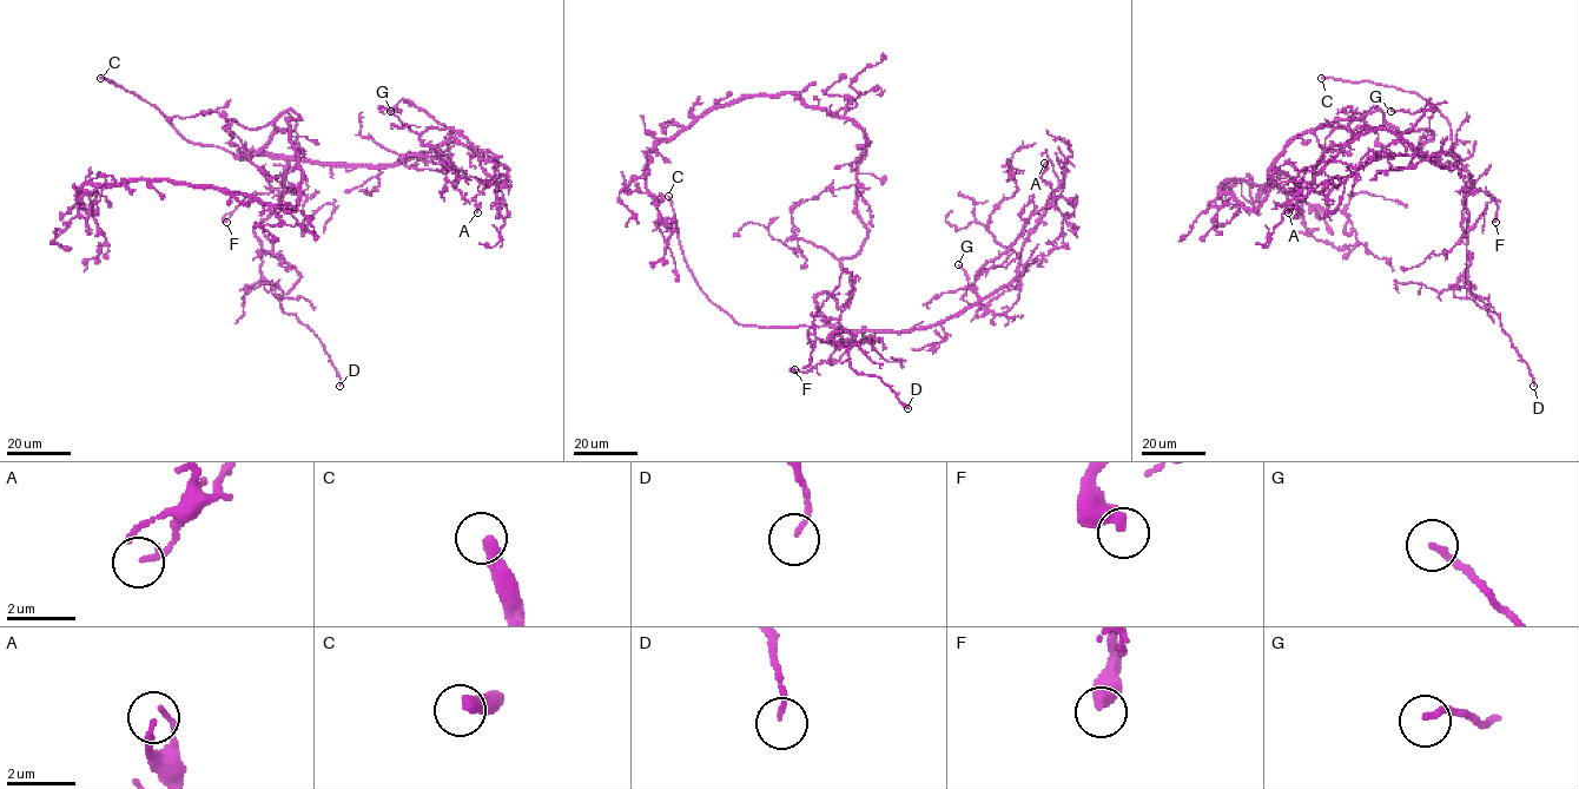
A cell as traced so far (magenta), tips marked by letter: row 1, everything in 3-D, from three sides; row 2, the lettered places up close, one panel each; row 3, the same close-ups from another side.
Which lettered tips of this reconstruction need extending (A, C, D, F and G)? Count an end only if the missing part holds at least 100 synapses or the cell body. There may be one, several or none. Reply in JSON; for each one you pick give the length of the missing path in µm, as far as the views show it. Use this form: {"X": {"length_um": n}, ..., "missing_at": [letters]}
{"C": {"length_um": 15}, "missing_at": ["C"]}

